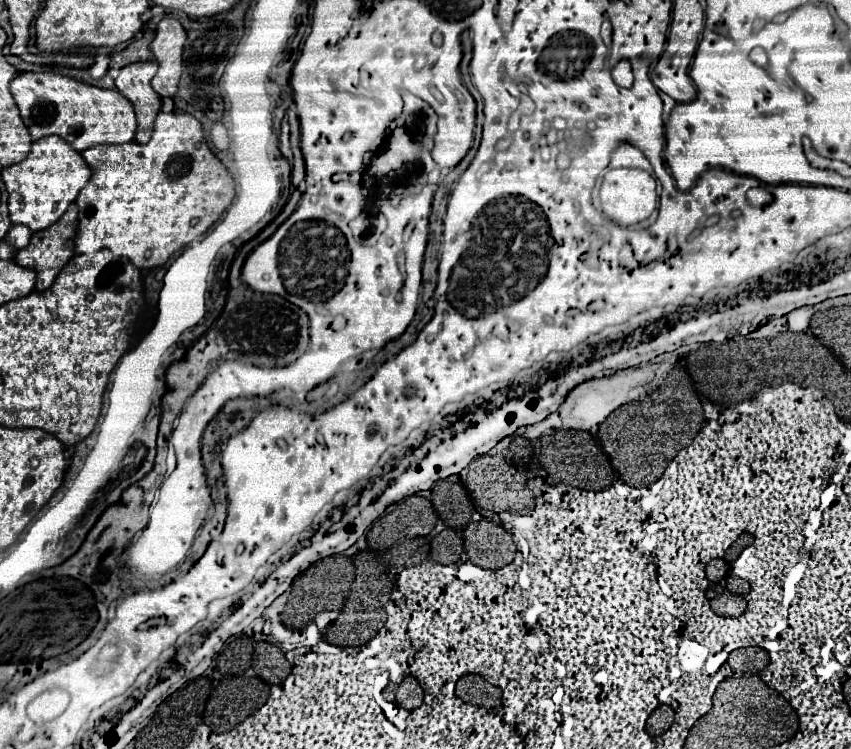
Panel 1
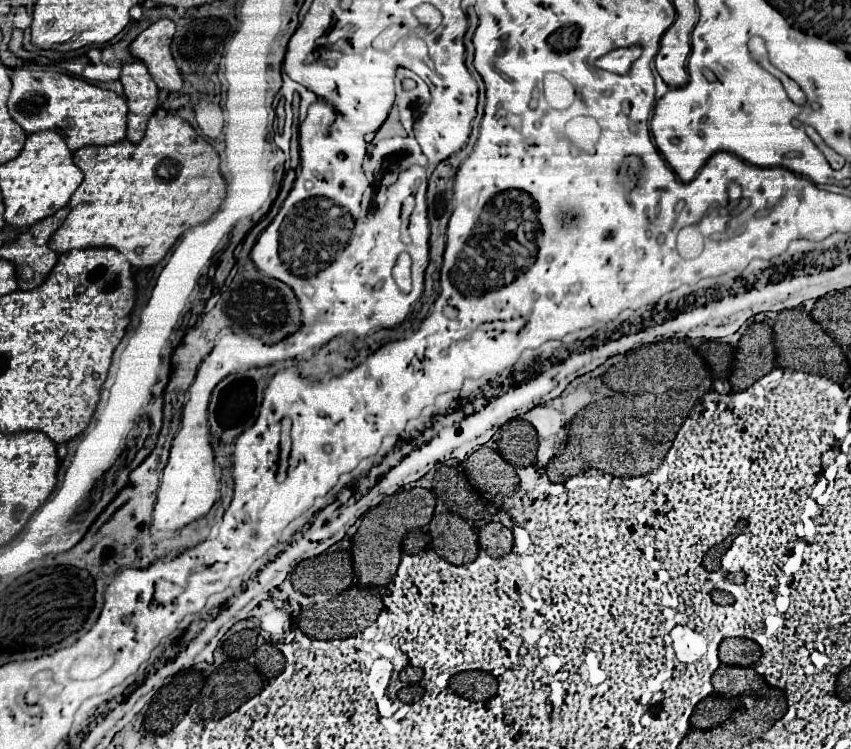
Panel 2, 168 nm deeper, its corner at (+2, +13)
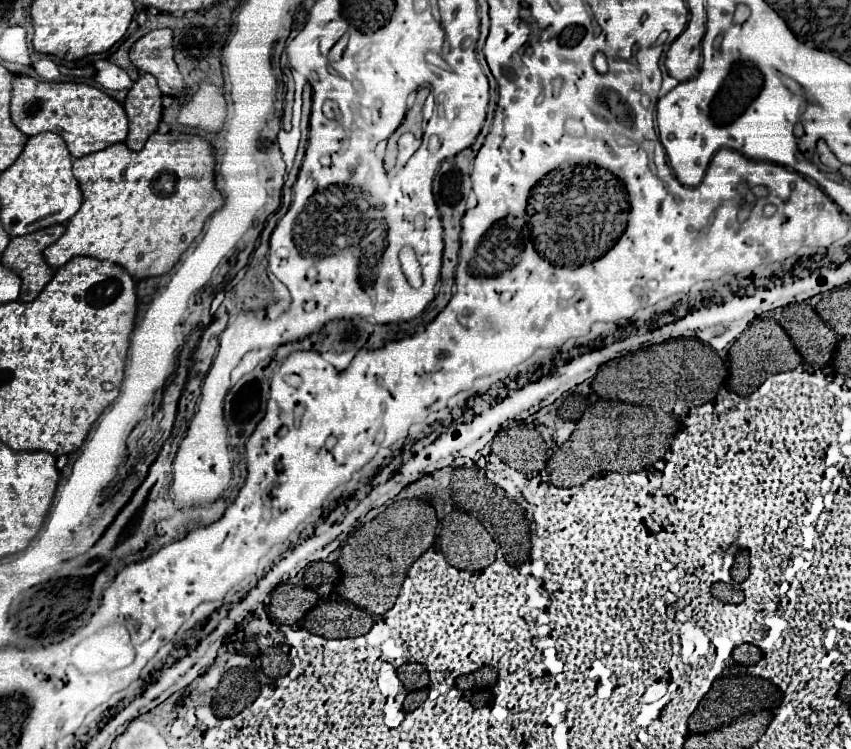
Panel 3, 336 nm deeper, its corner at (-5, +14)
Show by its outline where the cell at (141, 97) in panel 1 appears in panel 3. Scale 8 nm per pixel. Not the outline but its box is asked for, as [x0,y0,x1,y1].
[124,73,162,151]

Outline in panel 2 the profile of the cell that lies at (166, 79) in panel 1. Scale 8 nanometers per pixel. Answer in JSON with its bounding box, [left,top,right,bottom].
[129,18,183,92]

